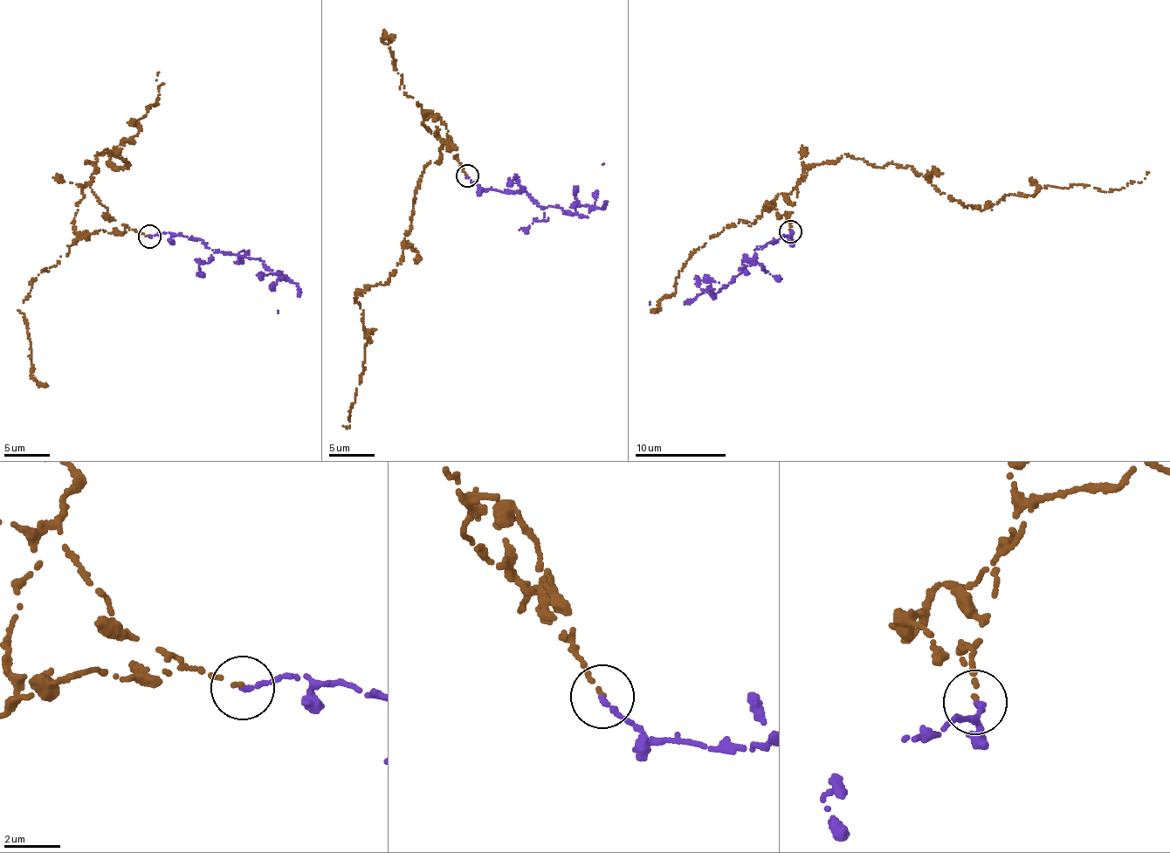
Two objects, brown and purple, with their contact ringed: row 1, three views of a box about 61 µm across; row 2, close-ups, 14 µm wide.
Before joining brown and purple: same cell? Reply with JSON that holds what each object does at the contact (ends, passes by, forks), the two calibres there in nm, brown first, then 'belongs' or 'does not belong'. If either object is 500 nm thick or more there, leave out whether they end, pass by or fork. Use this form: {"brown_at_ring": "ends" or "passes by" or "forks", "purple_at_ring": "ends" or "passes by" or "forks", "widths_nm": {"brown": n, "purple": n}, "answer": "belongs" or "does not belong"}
{"brown_at_ring": "ends", "purple_at_ring": "ends", "widths_nm": {"brown": 110, "purple": 200}, "answer": "belongs"}

